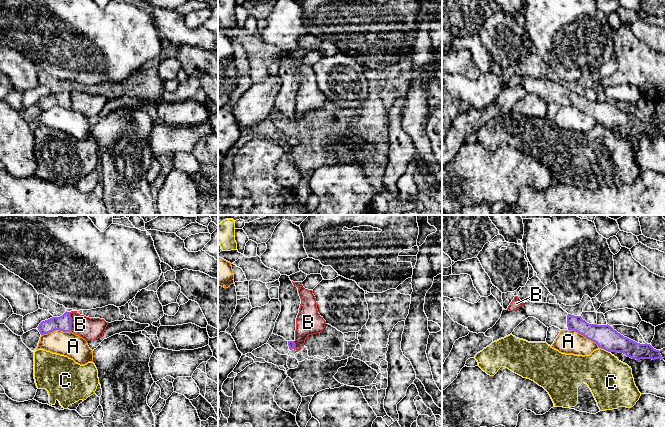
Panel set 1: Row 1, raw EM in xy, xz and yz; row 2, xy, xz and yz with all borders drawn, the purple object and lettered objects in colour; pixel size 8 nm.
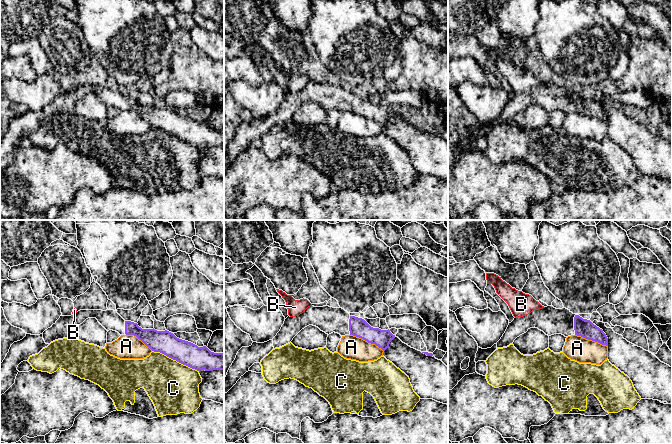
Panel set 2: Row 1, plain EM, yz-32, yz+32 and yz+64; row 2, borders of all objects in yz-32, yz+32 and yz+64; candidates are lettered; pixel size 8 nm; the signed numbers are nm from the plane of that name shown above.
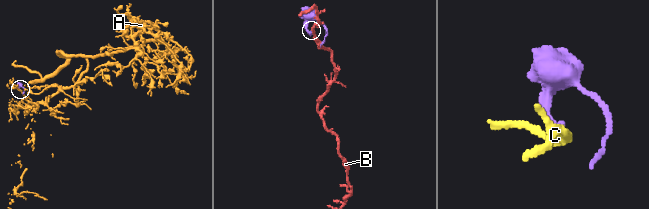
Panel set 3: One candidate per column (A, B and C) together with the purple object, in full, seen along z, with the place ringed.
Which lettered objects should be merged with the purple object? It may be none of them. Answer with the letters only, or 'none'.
none

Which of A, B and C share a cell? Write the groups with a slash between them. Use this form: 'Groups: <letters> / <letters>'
Groups: A / B / C

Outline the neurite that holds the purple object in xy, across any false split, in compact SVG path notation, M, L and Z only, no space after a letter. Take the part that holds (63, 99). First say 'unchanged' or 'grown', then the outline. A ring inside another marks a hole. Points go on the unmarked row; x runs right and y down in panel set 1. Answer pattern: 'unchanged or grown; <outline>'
unchanged; M66 87L60 93L52 93L48 96L42 97L37 104L41 111L48 110L55 106L70 108L71 107L70 88Z

